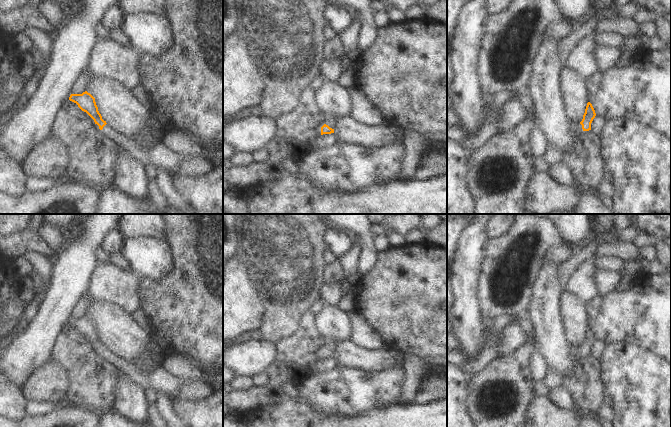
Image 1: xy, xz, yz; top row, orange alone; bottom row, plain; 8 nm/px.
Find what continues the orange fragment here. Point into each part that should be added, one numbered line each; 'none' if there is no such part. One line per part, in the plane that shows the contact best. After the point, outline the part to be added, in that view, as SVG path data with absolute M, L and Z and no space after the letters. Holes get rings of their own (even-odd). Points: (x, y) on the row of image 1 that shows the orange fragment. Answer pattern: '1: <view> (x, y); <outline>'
1: xz (331, 122); M330 116L329 119L325 122L325 124L332 129L336 128L336 120L333 116Z

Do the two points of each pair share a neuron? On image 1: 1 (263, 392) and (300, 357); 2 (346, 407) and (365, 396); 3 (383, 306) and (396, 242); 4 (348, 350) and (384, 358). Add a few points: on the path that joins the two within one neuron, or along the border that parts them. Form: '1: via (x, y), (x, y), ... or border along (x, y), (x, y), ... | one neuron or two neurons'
1: via (273, 384), (285, 367), (290, 364) | one neuron
2: via (351, 402), (357, 396), (360, 396) | one neuron
3: border along (407, 244), (402, 247), (390, 248) | two neurons
4: via (357, 356), (375, 358) | one neuron

